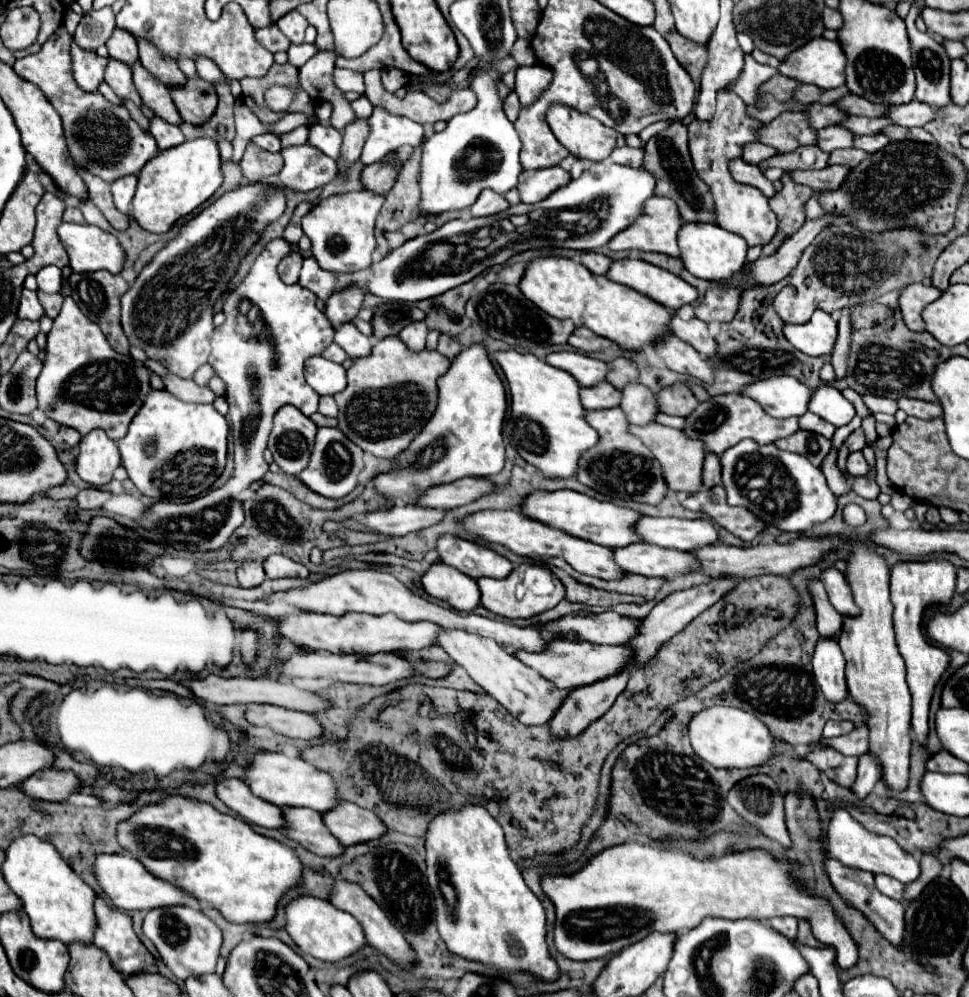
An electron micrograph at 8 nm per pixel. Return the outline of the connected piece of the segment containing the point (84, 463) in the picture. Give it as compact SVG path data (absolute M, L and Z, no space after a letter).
M97 428L81 438L79 448L77 474L95 488L107 484L113 478L113 470L121 464L115 440Z

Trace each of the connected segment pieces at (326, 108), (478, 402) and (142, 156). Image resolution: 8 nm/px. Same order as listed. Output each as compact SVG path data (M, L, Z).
M321 101L315 108L315 114L323 125L329 125L332 106L328 102Z
M471 344L461 354L457 354L451 362L451 368L439 378L437 386L439 386L437 412L433 414L433 420L429 420L429 424L425 426L425 432L421 432L421 436L417 436L417 440L413 440L413 444L395 460L397 466L393 466L391 472L379 474L375 478L375 488L391 500L411 504L419 496L419 492L423 492L433 484L445 484L465 476L493 476L503 470L505 444L501 426L507 412L507 392L501 378L497 376L497 370L489 360L487 346Z
M65 26L57 28L35 56L17 60L13 70L17 76L39 86L39 90L47 96L47 100L61 116L65 142L77 168L87 170L113 184L119 178L139 174L139 170L153 156L157 156L159 148L155 138L131 118L129 110L123 104L117 106L109 102L101 92L83 92L77 86L71 70L71 36Z

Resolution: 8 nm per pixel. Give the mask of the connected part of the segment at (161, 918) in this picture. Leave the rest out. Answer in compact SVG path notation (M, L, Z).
M191 906L147 910L143 918L143 934L155 944L163 962L179 980L185 980L187 976L203 976L207 972L215 972L221 948L221 930L201 910L195 910Z

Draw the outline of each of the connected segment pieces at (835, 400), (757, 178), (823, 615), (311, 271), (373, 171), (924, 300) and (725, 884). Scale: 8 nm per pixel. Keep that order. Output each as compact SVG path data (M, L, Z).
M821 384L813 390L813 396L809 400L809 410L837 428L849 424L851 418L855 416L853 404L837 388L829 384Z
M735 158L729 162L729 172L731 176L741 182L741 184L751 184L755 188L759 188L767 198L771 198L775 194L775 188L773 188L773 182L765 178L765 174L753 166L753 164L747 164L745 160L741 158Z
M811 578L807 582L807 590L809 590L813 604L815 604L819 634L821 636L837 636L841 630L841 624L843 624L843 616L829 604L823 584L817 578Z
M307 256L303 262L303 278L299 278L299 284L309 288L311 292L315 292L317 298L321 298L325 302L331 296L339 276L341 276L339 272L323 270L313 256Z
M391 152L383 160L371 164L371 166L365 166L363 174L361 174L365 190L389 192L393 188L393 184L397 182L397 178L401 174L401 168L403 166L399 164L399 160Z
M909 284L907 288L903 288L901 296L899 296L899 304L901 304L901 312L903 312L903 320L909 326L909 330L921 332L925 330L925 320L921 316L923 308L927 304L931 304L933 300L937 300L943 294L943 290L935 288L933 284Z
M625 842L625 844L617 844L611 848L605 848L603 852L595 854L581 870L565 876L565 874L543 874L541 876L541 888L545 892L545 896L549 896L549 900L553 902L553 906L557 906L557 922L553 928L553 940L555 940L555 948L571 958L571 960L595 960L595 958L605 958L609 954L617 954L623 948L627 948L629 944L641 940L643 936L647 936L647 932L657 930L657 932L687 932L689 928L697 926L701 920L713 916L713 918L729 918L729 920L737 920L737 918L759 918L759 920L767 920L773 916L795 916L795 918L807 918L811 922L811 930L813 936L825 944L837 950L837 966L839 968L851 968L857 962L857 946L853 942L853 938L849 936L849 932L843 928L843 924L835 918L833 908L829 906L827 900L821 898L813 898L809 894L805 894L793 880L789 866L787 864L779 864L777 858L767 852L767 850L745 850L745 852L733 852L733 856L723 856L721 860L697 860L693 856L689 856L689 852L677 852L677 848L657 848L657 844L641 844L641 842Z

